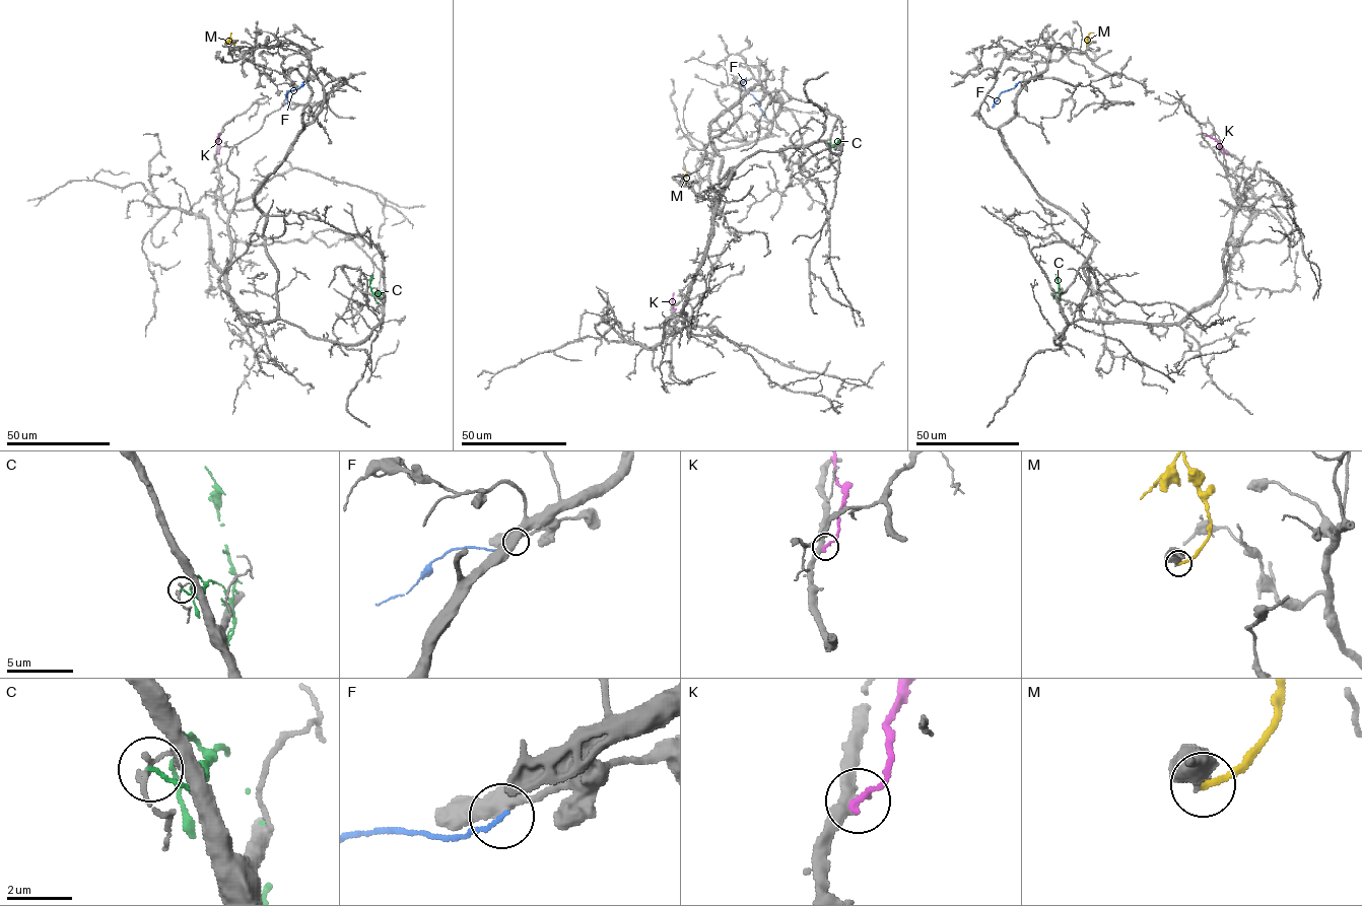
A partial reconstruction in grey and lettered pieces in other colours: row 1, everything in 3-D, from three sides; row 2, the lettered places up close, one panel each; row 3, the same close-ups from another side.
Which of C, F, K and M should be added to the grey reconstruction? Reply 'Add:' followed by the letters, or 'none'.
Add: none

